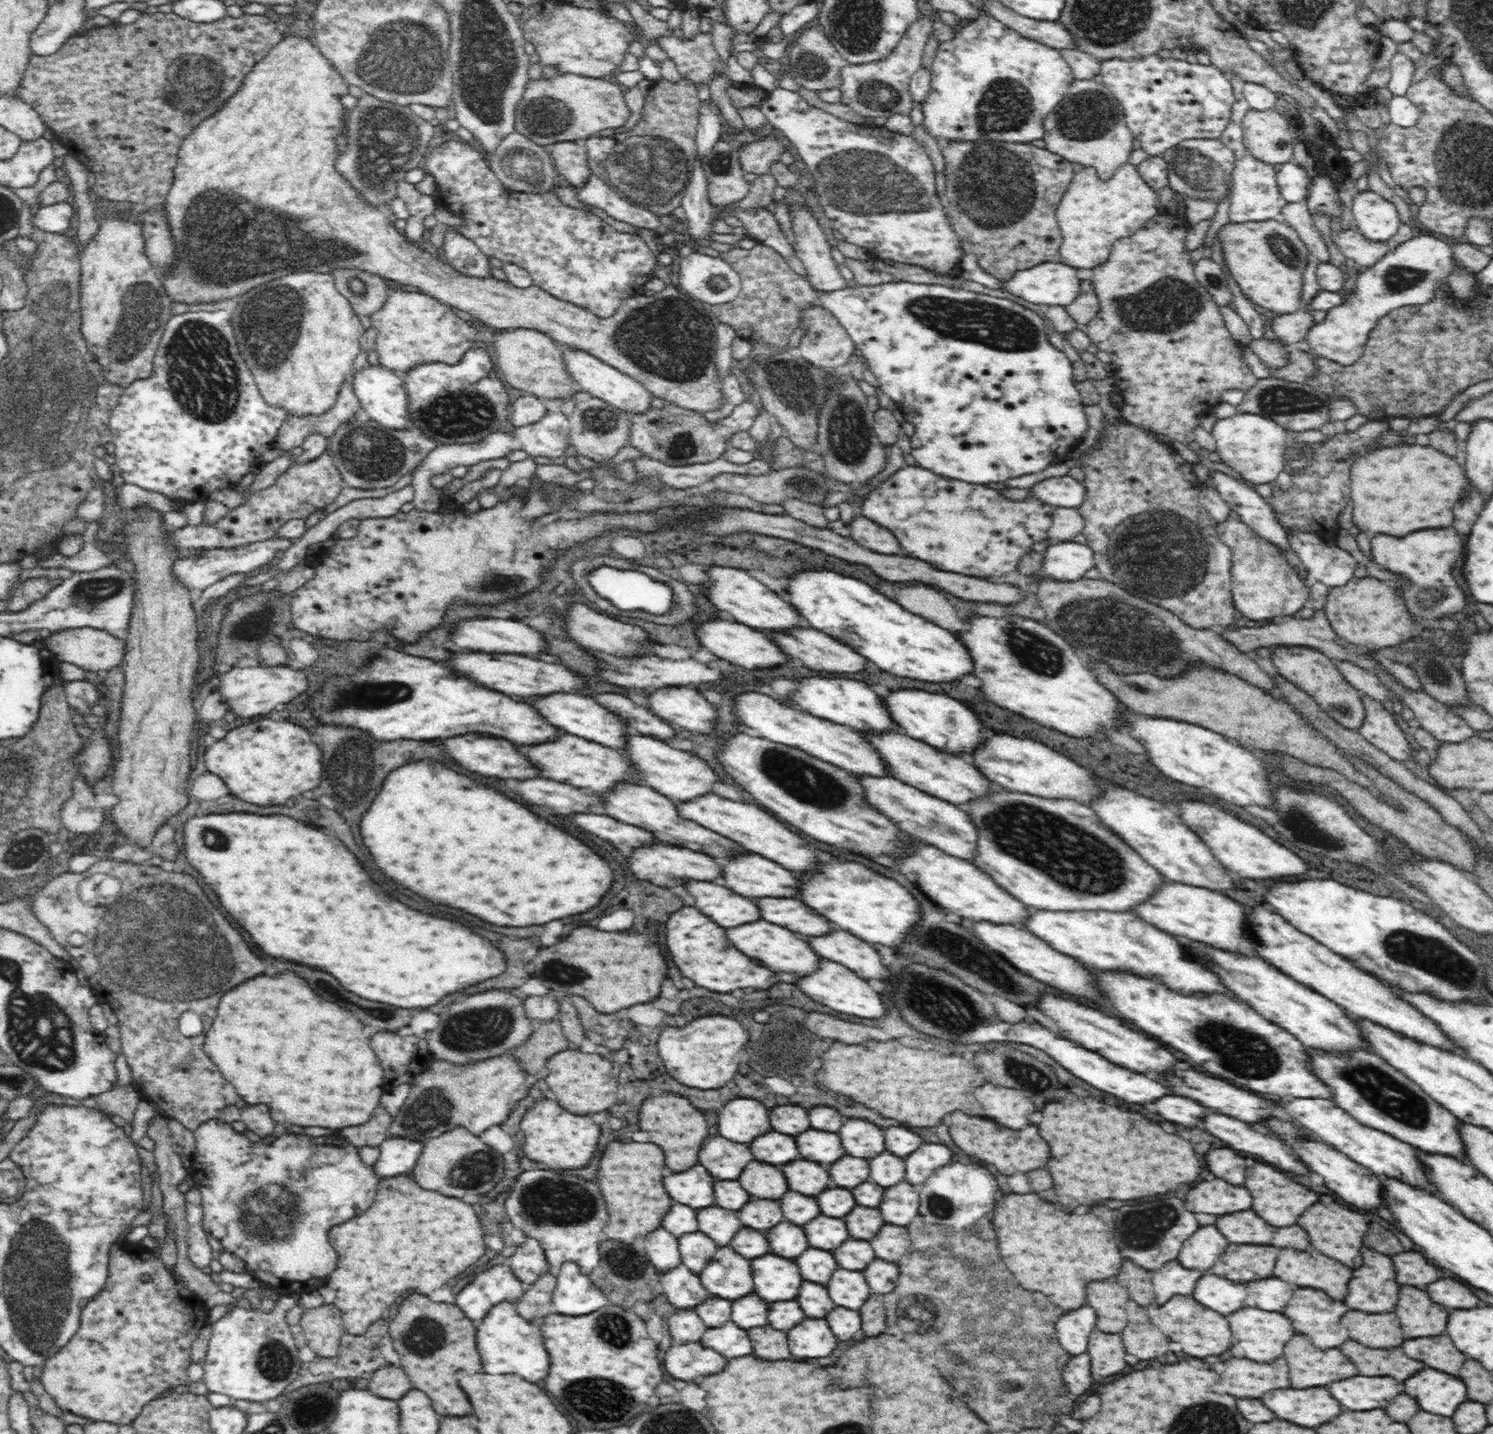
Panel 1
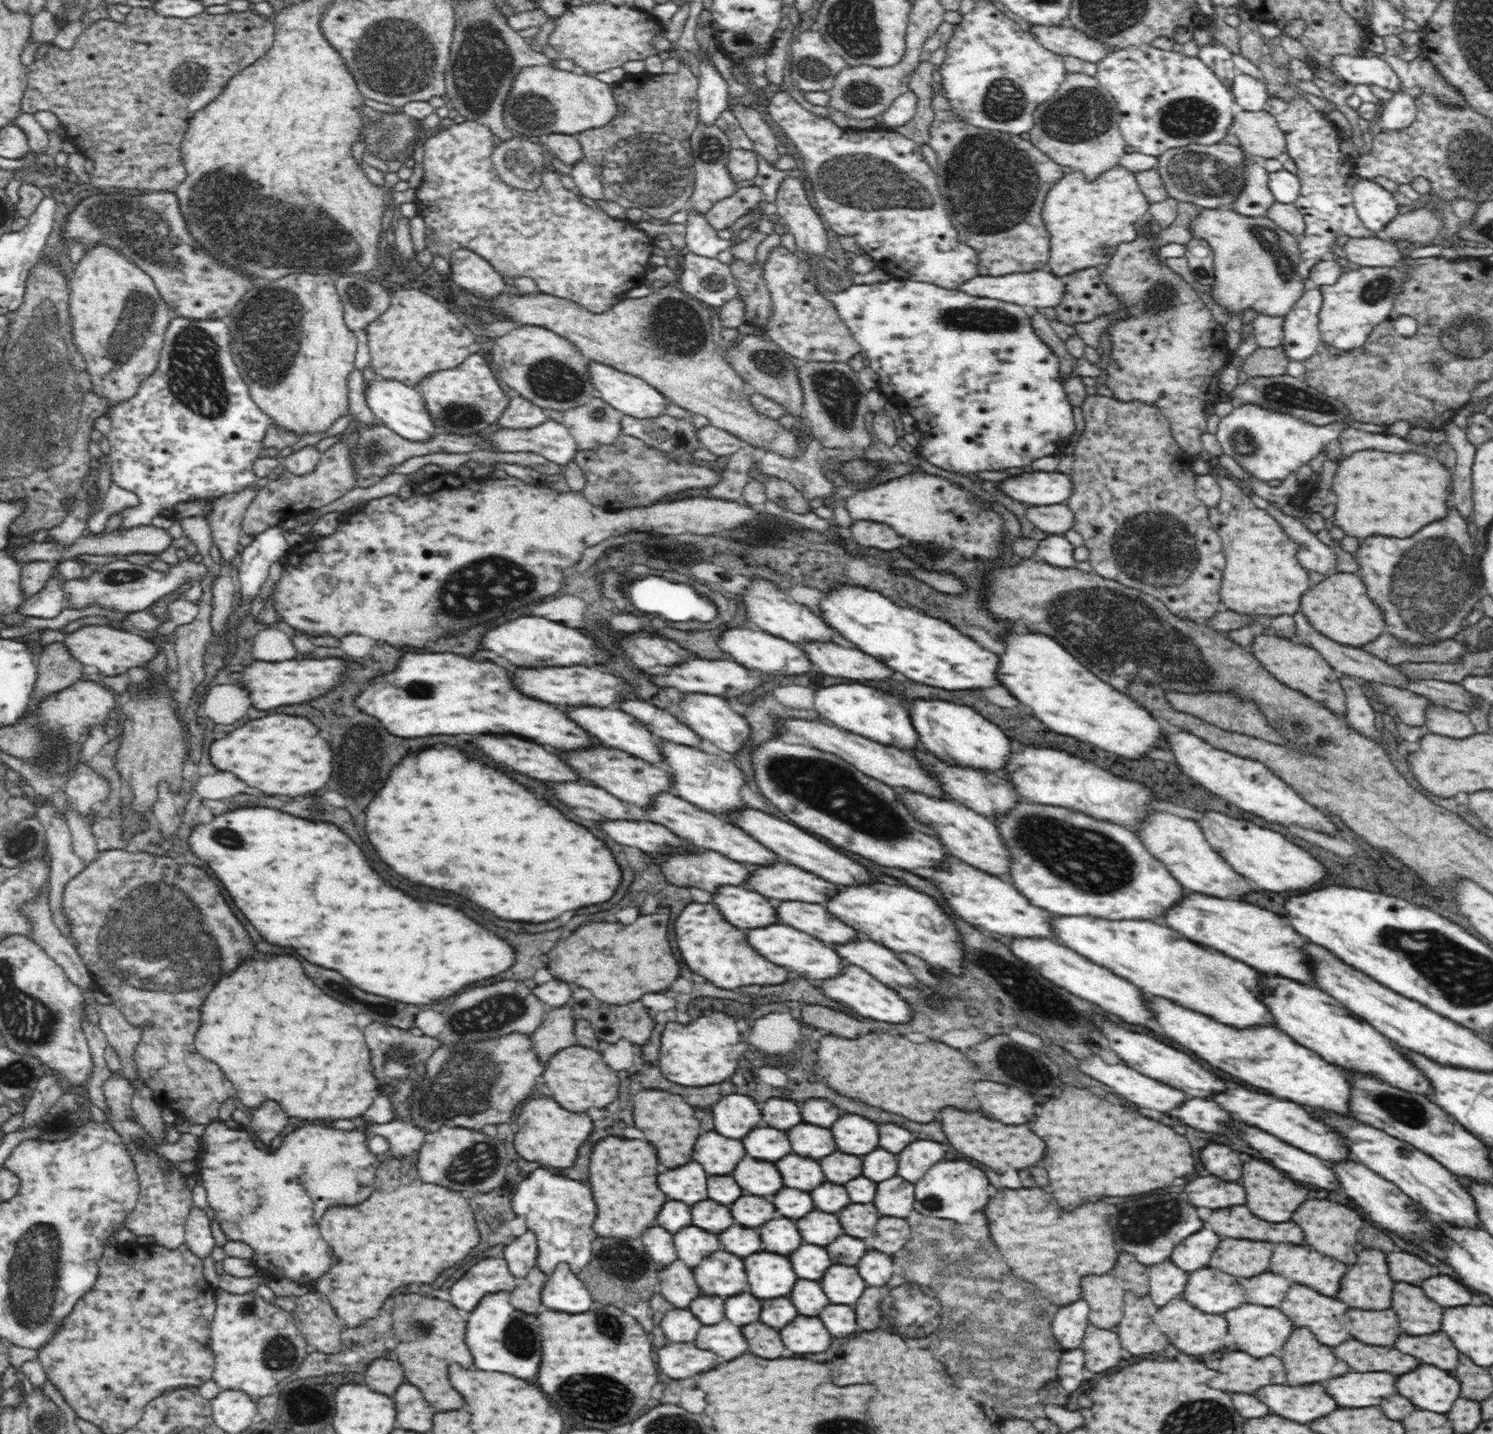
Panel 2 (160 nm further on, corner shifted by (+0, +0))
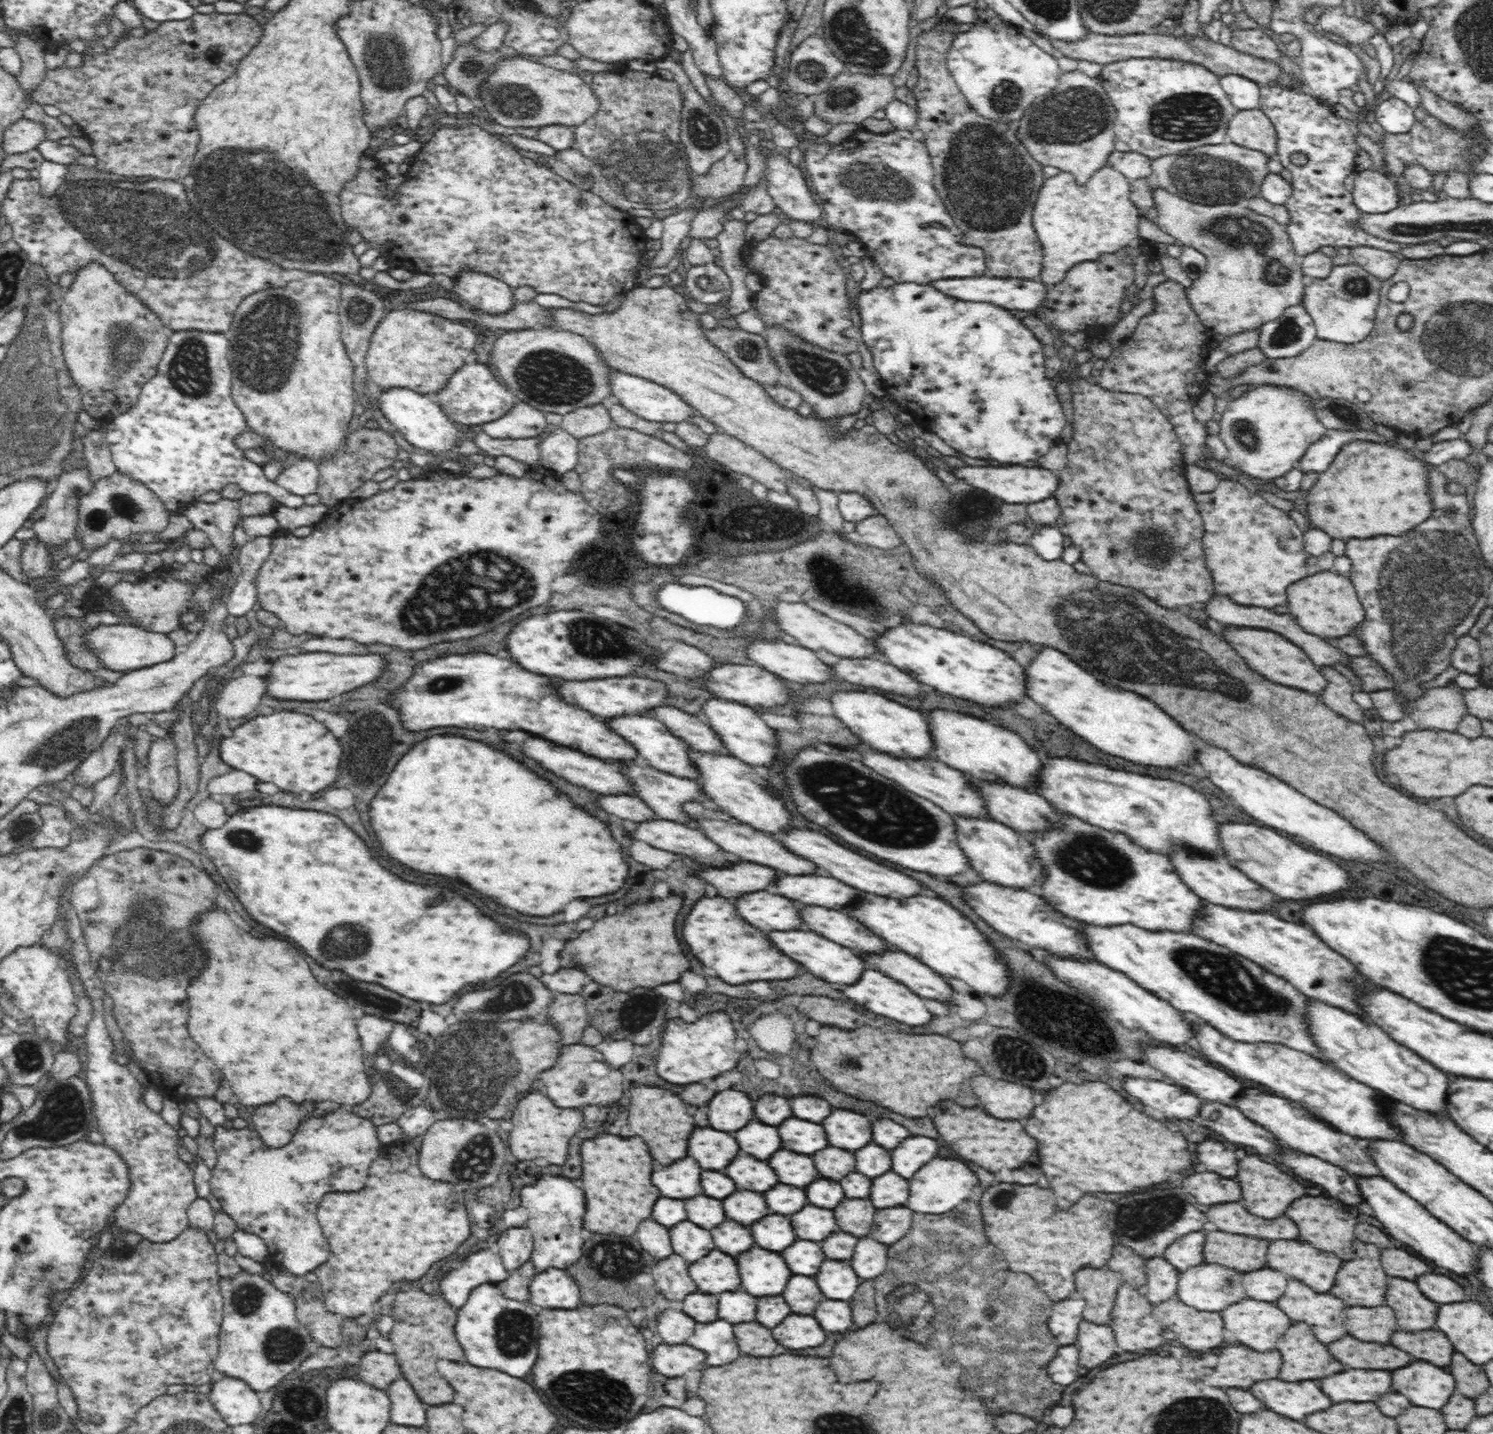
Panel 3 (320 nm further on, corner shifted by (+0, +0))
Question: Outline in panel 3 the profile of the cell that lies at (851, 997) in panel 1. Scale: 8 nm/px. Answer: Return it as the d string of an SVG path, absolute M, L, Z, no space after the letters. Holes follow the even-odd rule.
M866 970L862 974L862 978L858 980L858 984L844 988L843 992L844 996L862 1004L864 1008L868 1008L876 1014L884 1014L892 1020L898 1020L898 1022L904 1022L904 1024L910 1024L910 1026L924 1026L924 1024L930 1022L930 1012L924 1006L922 998L914 996L914 992L910 992L910 988L902 988L902 984L898 984L896 980L890 980L890 978L882 976L882 972Z

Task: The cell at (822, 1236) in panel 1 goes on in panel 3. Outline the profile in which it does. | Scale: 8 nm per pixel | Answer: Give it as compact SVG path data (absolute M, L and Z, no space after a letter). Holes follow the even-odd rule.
M804 1206L800 1212L790 1216L790 1222L798 1238L814 1242L820 1242L832 1232L840 1230L834 1220L834 1214L826 1208L816 1208L816 1206Z

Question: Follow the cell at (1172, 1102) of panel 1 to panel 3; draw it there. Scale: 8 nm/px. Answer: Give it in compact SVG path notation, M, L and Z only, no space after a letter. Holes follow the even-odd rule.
M1216 1102L1204 1104L1200 1110L1200 1118L1204 1118L1206 1126L1226 1140L1250 1146L1264 1156L1278 1156L1278 1148L1284 1148L1278 1144L1278 1138L1270 1130L1248 1120L1238 1108Z

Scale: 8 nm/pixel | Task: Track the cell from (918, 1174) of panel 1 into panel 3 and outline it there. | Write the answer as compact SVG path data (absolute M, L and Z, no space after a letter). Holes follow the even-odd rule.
M910 1136L890 1154L891 1170L906 1180L913 1179L917 1175L916 1170L938 1154L938 1142L926 1136Z

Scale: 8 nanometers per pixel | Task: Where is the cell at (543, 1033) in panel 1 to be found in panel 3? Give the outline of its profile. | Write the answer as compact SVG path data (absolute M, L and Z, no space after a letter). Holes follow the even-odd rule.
M555 993L548 1017L555 1030L559 1031L562 1046L580 1043L584 1029L590 1025L586 1001L581 993Z

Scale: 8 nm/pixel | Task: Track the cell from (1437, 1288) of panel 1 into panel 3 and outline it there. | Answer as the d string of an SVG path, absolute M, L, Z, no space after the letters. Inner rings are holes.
M1426 1274L1426 1276L1420 1276L1420 1280L1416 1280L1416 1284L1422 1288L1422 1294L1426 1298L1430 1298L1434 1302L1440 1302L1440 1304L1466 1300L1464 1288L1458 1286L1454 1280L1450 1280L1448 1276Z

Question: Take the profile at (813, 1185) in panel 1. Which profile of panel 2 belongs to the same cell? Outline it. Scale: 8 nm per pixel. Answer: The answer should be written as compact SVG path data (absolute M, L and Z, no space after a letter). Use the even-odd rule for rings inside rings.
M788 1154L774 1164L778 1164L778 1170L784 1178L784 1186L788 1186L788 1188L798 1188L798 1190L808 1192L826 1180L816 1160Z

